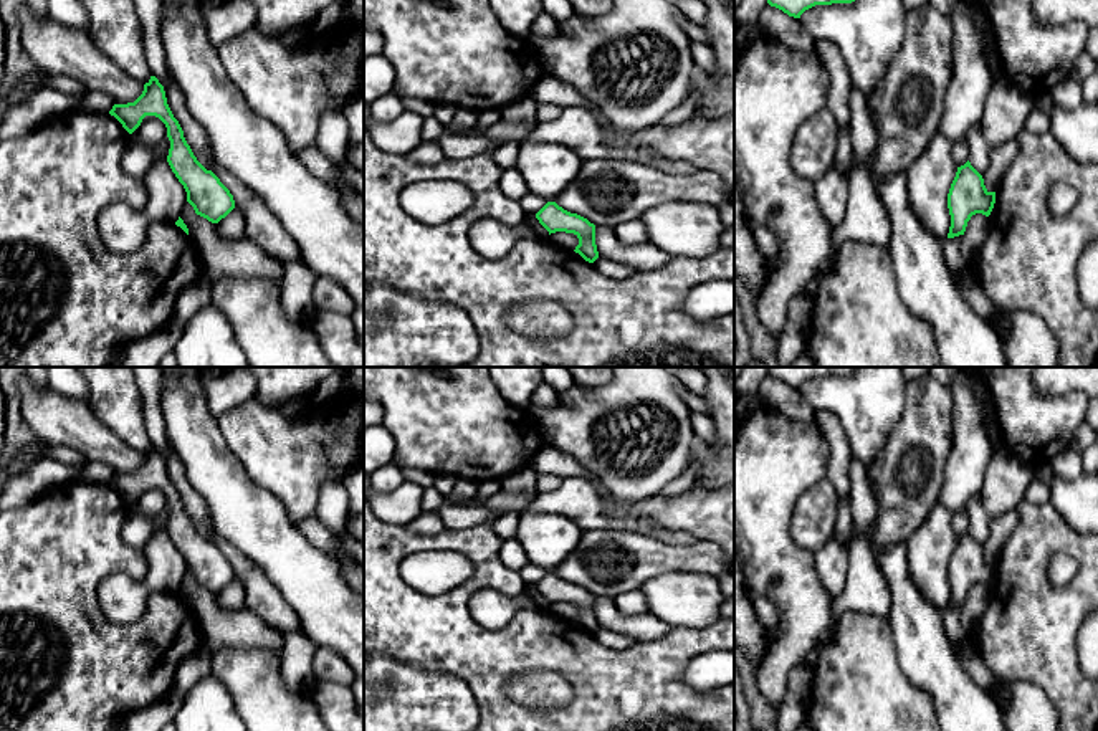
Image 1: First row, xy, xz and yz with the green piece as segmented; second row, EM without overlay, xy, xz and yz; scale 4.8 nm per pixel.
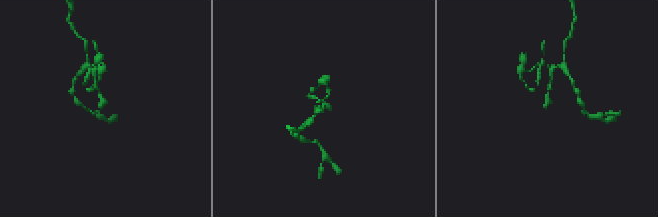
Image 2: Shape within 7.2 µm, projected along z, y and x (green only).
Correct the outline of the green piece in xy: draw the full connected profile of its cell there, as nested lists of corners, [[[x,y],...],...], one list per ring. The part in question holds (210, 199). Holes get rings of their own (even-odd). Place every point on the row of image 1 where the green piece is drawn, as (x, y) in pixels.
[[[150,76],[144,84],[142,94],[134,103],[114,104],[109,114],[114,116],[129,134],[141,126],[146,116],[155,116],[165,124],[170,141],[167,162],[184,185],[187,202],[193,207],[197,215],[212,223],[218,223],[235,208],[230,190],[193,155],[179,121],[167,104],[164,86],[155,76]]]

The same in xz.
[[[547,202],[537,213],[539,223],[551,233],[566,232],[574,233],[579,238],[575,253],[585,261],[594,263],[599,258],[595,245],[595,225],[587,218],[570,213],[559,207],[556,202]]]

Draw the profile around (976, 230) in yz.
[[[976,213],[967,222],[966,232],[961,241],[961,255],[967,265],[967,271],[971,271],[974,261],[979,256],[981,245],[989,230],[989,217],[982,213]]]

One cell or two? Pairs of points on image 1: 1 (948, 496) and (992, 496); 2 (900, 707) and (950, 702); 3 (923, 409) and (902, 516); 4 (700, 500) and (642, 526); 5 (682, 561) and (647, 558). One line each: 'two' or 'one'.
1: two
2: two
3: one
4: two
5: one

